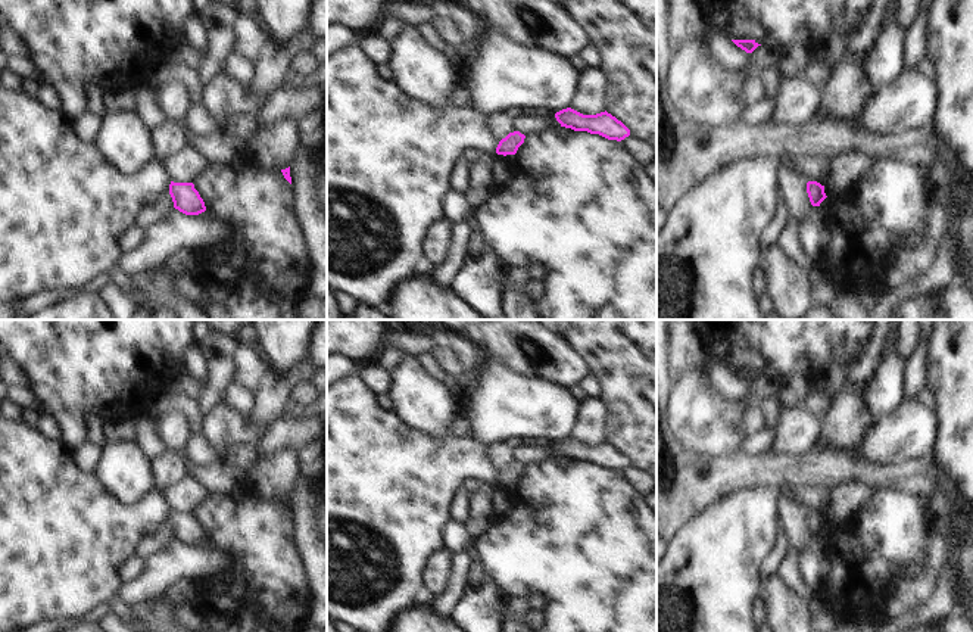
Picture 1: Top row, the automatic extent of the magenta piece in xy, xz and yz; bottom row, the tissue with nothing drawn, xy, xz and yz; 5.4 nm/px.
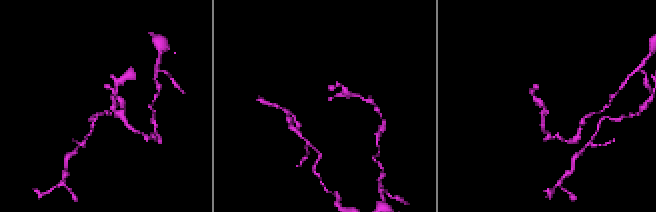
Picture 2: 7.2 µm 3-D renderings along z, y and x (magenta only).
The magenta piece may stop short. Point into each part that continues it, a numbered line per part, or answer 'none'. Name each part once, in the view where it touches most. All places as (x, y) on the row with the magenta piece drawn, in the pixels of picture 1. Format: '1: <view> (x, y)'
none

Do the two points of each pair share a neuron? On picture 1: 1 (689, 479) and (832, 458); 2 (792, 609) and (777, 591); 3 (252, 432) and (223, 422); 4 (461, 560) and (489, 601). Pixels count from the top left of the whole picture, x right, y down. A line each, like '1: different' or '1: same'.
1: same
2: same
3: same
4: different

